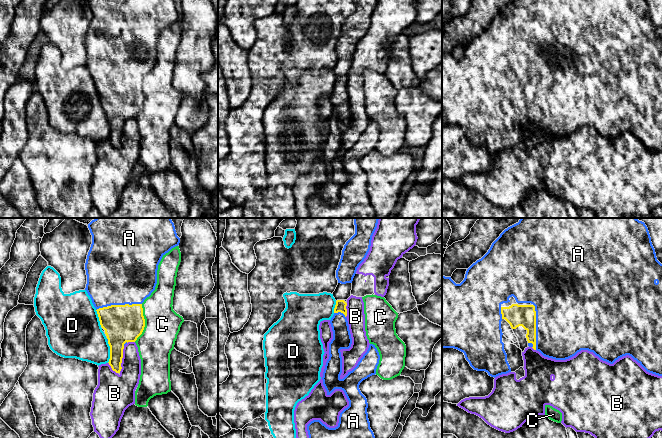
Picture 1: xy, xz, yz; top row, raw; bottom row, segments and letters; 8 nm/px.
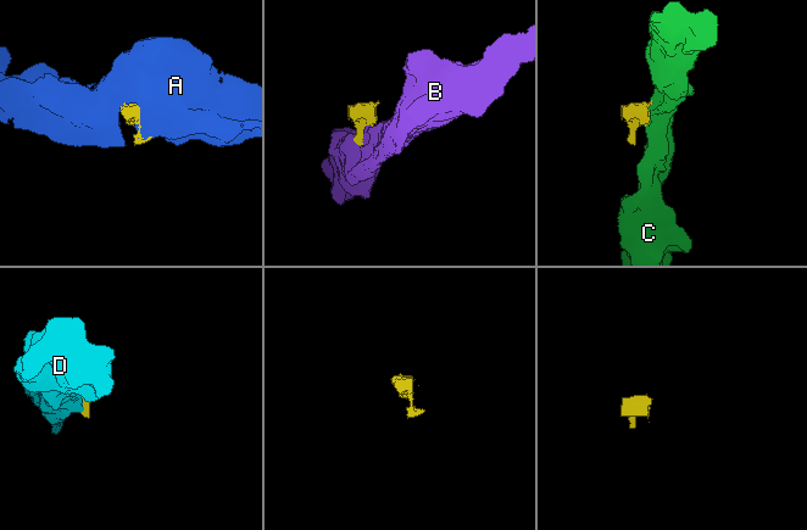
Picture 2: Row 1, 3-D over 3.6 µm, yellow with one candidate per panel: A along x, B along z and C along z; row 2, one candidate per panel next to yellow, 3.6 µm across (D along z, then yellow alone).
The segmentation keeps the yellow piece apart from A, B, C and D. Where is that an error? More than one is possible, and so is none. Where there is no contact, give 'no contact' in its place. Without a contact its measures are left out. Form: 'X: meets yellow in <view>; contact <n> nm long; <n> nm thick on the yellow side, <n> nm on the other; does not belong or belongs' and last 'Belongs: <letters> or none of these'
A: meets yellow in yz; contact 360 nm long; 180 nm thick on the yellow side, 480 nm on the other; belongs
B: meets yellow in xy; contact 220 nm long; 240 nm thick on the yellow side, 260 nm on the other; does not belong
C: meets yellow in xy; contact 320 nm long; 300 nm thick on the yellow side, 280 nm on the other; does not belong
D: meets yellow in xy; contact 180 nm long; 300 nm thick on the yellow side, 320 nm on the other; does not belong
Belongs: A

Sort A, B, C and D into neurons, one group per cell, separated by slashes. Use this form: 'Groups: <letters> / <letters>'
Groups: A / B / C / D

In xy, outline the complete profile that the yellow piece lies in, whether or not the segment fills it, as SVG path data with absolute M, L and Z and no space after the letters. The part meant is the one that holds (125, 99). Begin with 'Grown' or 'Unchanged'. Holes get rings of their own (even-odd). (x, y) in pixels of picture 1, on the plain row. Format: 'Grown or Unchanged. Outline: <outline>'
Grown. Outline: M88 0L92 20L87 31L85 66L96 84L100 101L105 106L110 122L109 141L116 149L122 143L123 125L128 118L135 118L145 103L142 79L155 66L157 46L162 33L180 19L174 0Z

